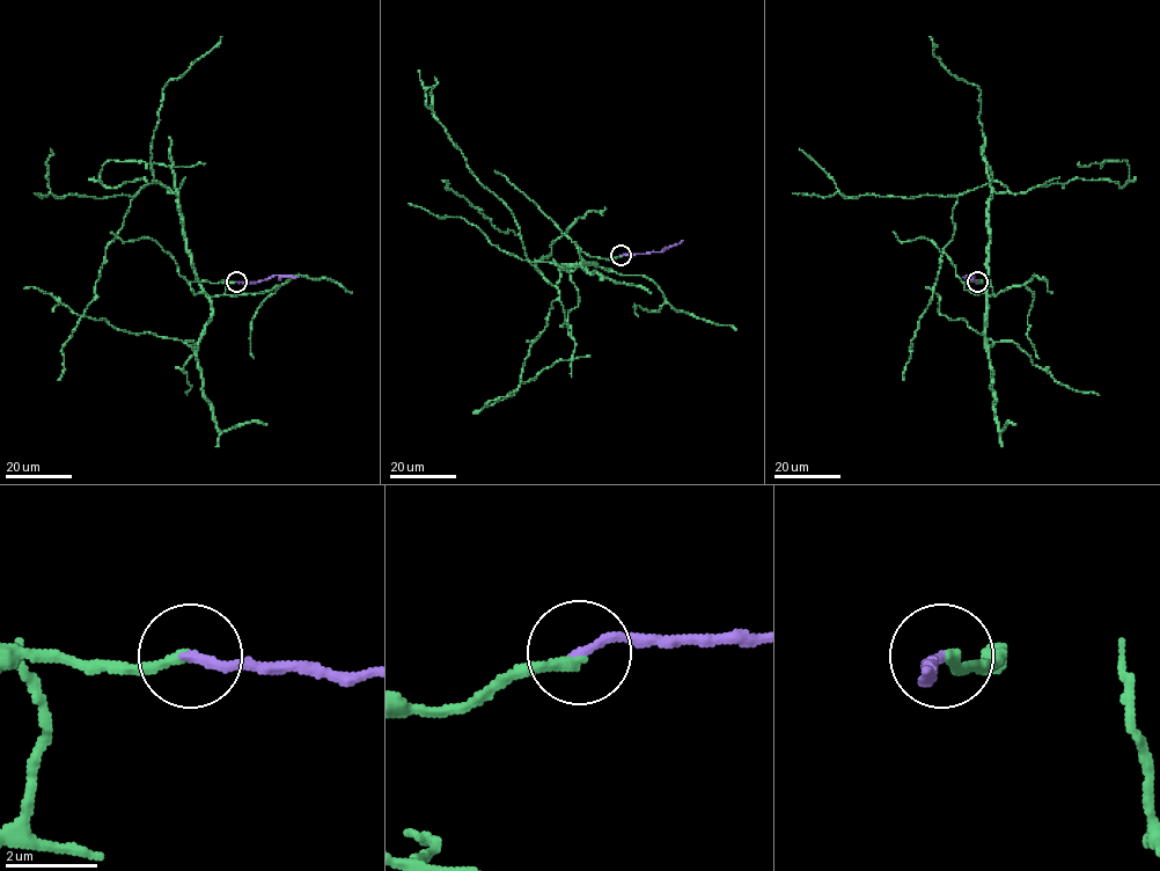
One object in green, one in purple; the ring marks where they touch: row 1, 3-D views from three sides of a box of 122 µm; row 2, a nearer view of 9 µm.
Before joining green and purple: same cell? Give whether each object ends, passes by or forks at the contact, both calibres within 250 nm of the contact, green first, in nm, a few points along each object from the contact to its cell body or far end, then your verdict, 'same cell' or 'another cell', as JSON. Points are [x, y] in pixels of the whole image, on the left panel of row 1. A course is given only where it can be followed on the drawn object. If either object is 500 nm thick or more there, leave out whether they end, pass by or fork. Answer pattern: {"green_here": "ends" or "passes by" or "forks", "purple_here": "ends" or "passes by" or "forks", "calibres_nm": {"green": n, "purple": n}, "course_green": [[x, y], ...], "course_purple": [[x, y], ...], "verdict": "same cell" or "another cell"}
{"green_here": "ends", "purple_here": "ends", "calibres_nm": {"green": 240, "purple": 200}, "course_green": [[236, 282], [191, 282], [192, 291], [200, 284], [176, 191], [100, 180], [109, 160], [206, 163]], "course_purple": [[236, 282], [255, 283], [277, 276], [298, 277]], "verdict": "same cell"}

